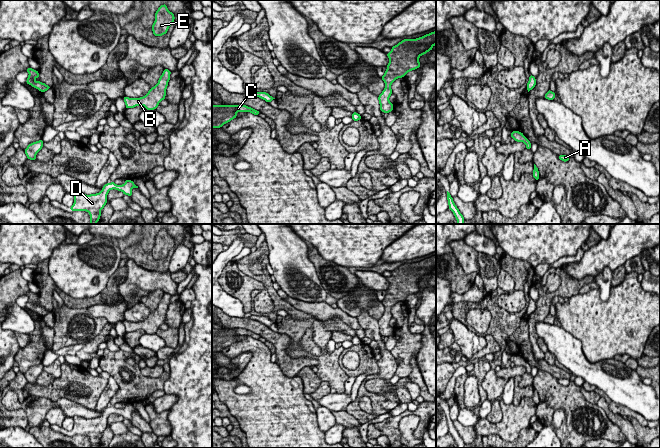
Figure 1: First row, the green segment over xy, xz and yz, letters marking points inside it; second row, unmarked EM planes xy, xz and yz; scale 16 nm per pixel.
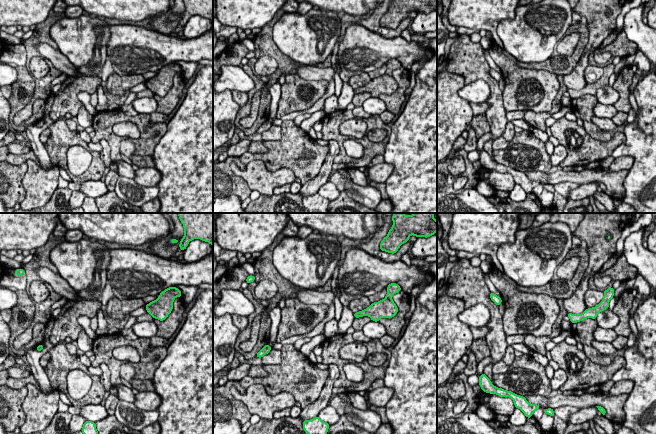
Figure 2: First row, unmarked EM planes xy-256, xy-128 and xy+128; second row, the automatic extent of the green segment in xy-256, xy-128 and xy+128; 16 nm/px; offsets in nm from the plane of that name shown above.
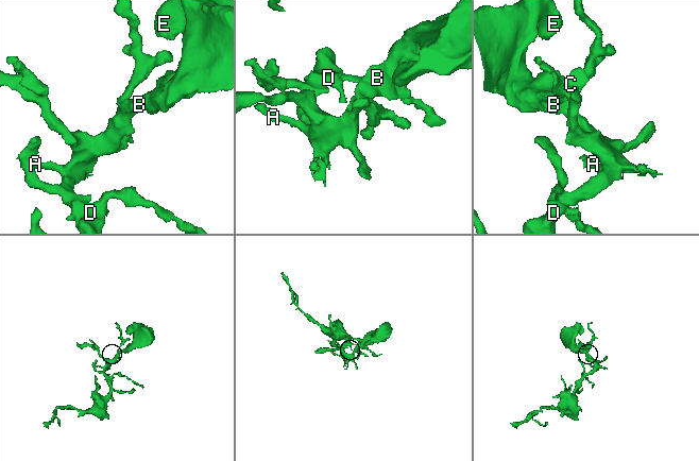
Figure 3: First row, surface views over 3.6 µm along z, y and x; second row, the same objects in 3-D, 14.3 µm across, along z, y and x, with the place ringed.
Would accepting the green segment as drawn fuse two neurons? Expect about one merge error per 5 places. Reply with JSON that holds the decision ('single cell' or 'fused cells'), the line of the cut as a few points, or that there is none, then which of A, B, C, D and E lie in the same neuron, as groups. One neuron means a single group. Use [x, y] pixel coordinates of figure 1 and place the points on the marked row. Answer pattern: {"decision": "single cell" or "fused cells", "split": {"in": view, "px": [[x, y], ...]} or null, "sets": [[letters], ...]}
{"decision": "single cell", "split": null, "sets": [["A", "B", "C", "D", "E"]]}

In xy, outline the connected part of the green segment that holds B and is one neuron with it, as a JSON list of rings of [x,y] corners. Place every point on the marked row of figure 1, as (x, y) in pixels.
[[[164,69],[162,75],[158,80],[158,83],[154,87],[152,87],[143,97],[129,98],[124,96],[123,99],[126,105],[126,109],[142,105],[147,110],[155,110],[159,106],[159,103],[162,100],[165,100],[166,89],[170,80],[170,74],[170,70]]]

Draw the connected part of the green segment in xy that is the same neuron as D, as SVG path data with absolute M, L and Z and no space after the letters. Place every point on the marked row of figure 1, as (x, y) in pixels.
M125 180L123 185L117 185L113 181L111 183L106 183L102 190L96 194L86 195L80 192L74 192L74 203L70 207L70 211L87 211L90 215L89 224L97 224L100 221L101 213L104 206L107 204L107 195L110 190L115 189L122 191L124 195L132 196L132 189L138 188L132 180Z

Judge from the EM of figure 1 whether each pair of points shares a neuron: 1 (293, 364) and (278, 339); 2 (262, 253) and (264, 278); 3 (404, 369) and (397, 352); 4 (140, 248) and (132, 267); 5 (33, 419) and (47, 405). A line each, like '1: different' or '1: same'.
1: same
2: same
3: same
4: different
5: same

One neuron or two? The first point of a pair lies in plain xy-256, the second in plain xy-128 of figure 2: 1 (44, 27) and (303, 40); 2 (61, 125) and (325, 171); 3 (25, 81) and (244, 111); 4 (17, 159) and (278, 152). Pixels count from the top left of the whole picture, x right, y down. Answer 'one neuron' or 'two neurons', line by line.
1: two neurons
2: two neurons
3: one neuron
4: one neuron

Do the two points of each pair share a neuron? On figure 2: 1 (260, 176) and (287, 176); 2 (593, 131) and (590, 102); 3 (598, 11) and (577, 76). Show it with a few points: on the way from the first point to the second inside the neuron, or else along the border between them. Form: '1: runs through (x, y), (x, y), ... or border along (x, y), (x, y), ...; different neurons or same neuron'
1: runs through (267, 176), (280, 176); same neuron
2: runs through (588, 124), (587, 109); same neuron
3: runs through (598, 27), (594, 43), (587, 50), (584, 60); same neuron

